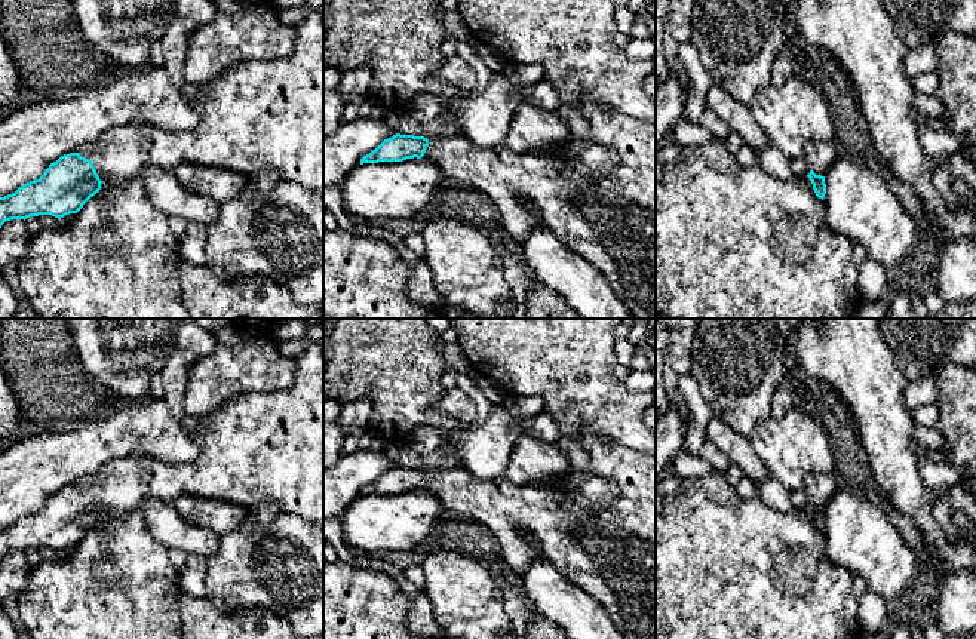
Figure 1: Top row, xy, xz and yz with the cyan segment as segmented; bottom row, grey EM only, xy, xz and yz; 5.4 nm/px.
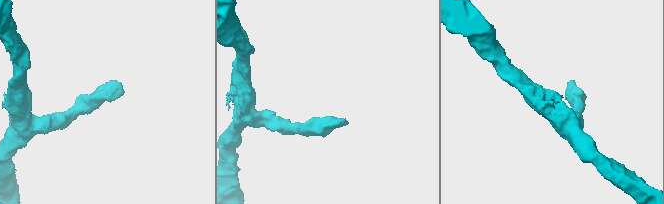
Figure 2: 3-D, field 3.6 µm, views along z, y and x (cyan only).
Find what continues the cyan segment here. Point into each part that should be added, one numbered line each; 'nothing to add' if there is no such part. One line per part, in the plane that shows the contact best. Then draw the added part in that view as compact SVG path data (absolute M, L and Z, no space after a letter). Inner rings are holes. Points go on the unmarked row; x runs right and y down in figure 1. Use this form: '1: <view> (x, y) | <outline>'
1: xy (258, 447) | M297 338L277 342L277 350L283 357L289 357L297 363L295 378L289 388L277 391L274 394L245 394L234 397L230 403L221 406L218 411L211 412L209 415L200 418L199 426L190 431L191 437L199 443L200 452L190 463L169 464L166 461L148 457L128 457L116 458L101 467L101 470L90 476L85 477L79 485L82 489L89 491L102 514L105 514L110 522L119 520L128 511L141 510L150 500L160 500L165 504L174 504L179 495L191 495L196 498L211 498L234 503L242 507L251 507L261 500L276 503L283 513L291 513L294 516L303 517L313 523L323 526L323 341L314 342L309 338Z

